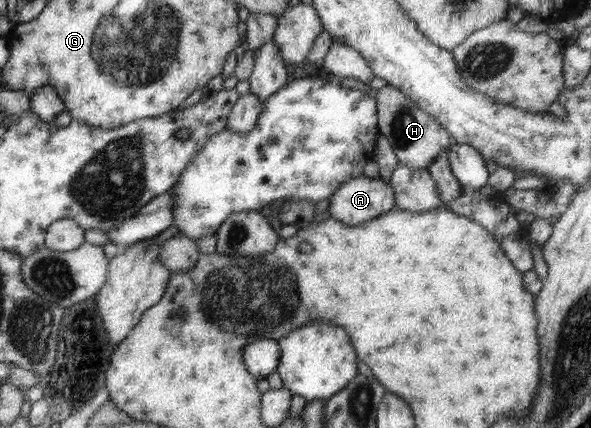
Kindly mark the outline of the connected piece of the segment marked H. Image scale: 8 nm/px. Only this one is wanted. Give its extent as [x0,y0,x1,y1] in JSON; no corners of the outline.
[375,85,455,170]

